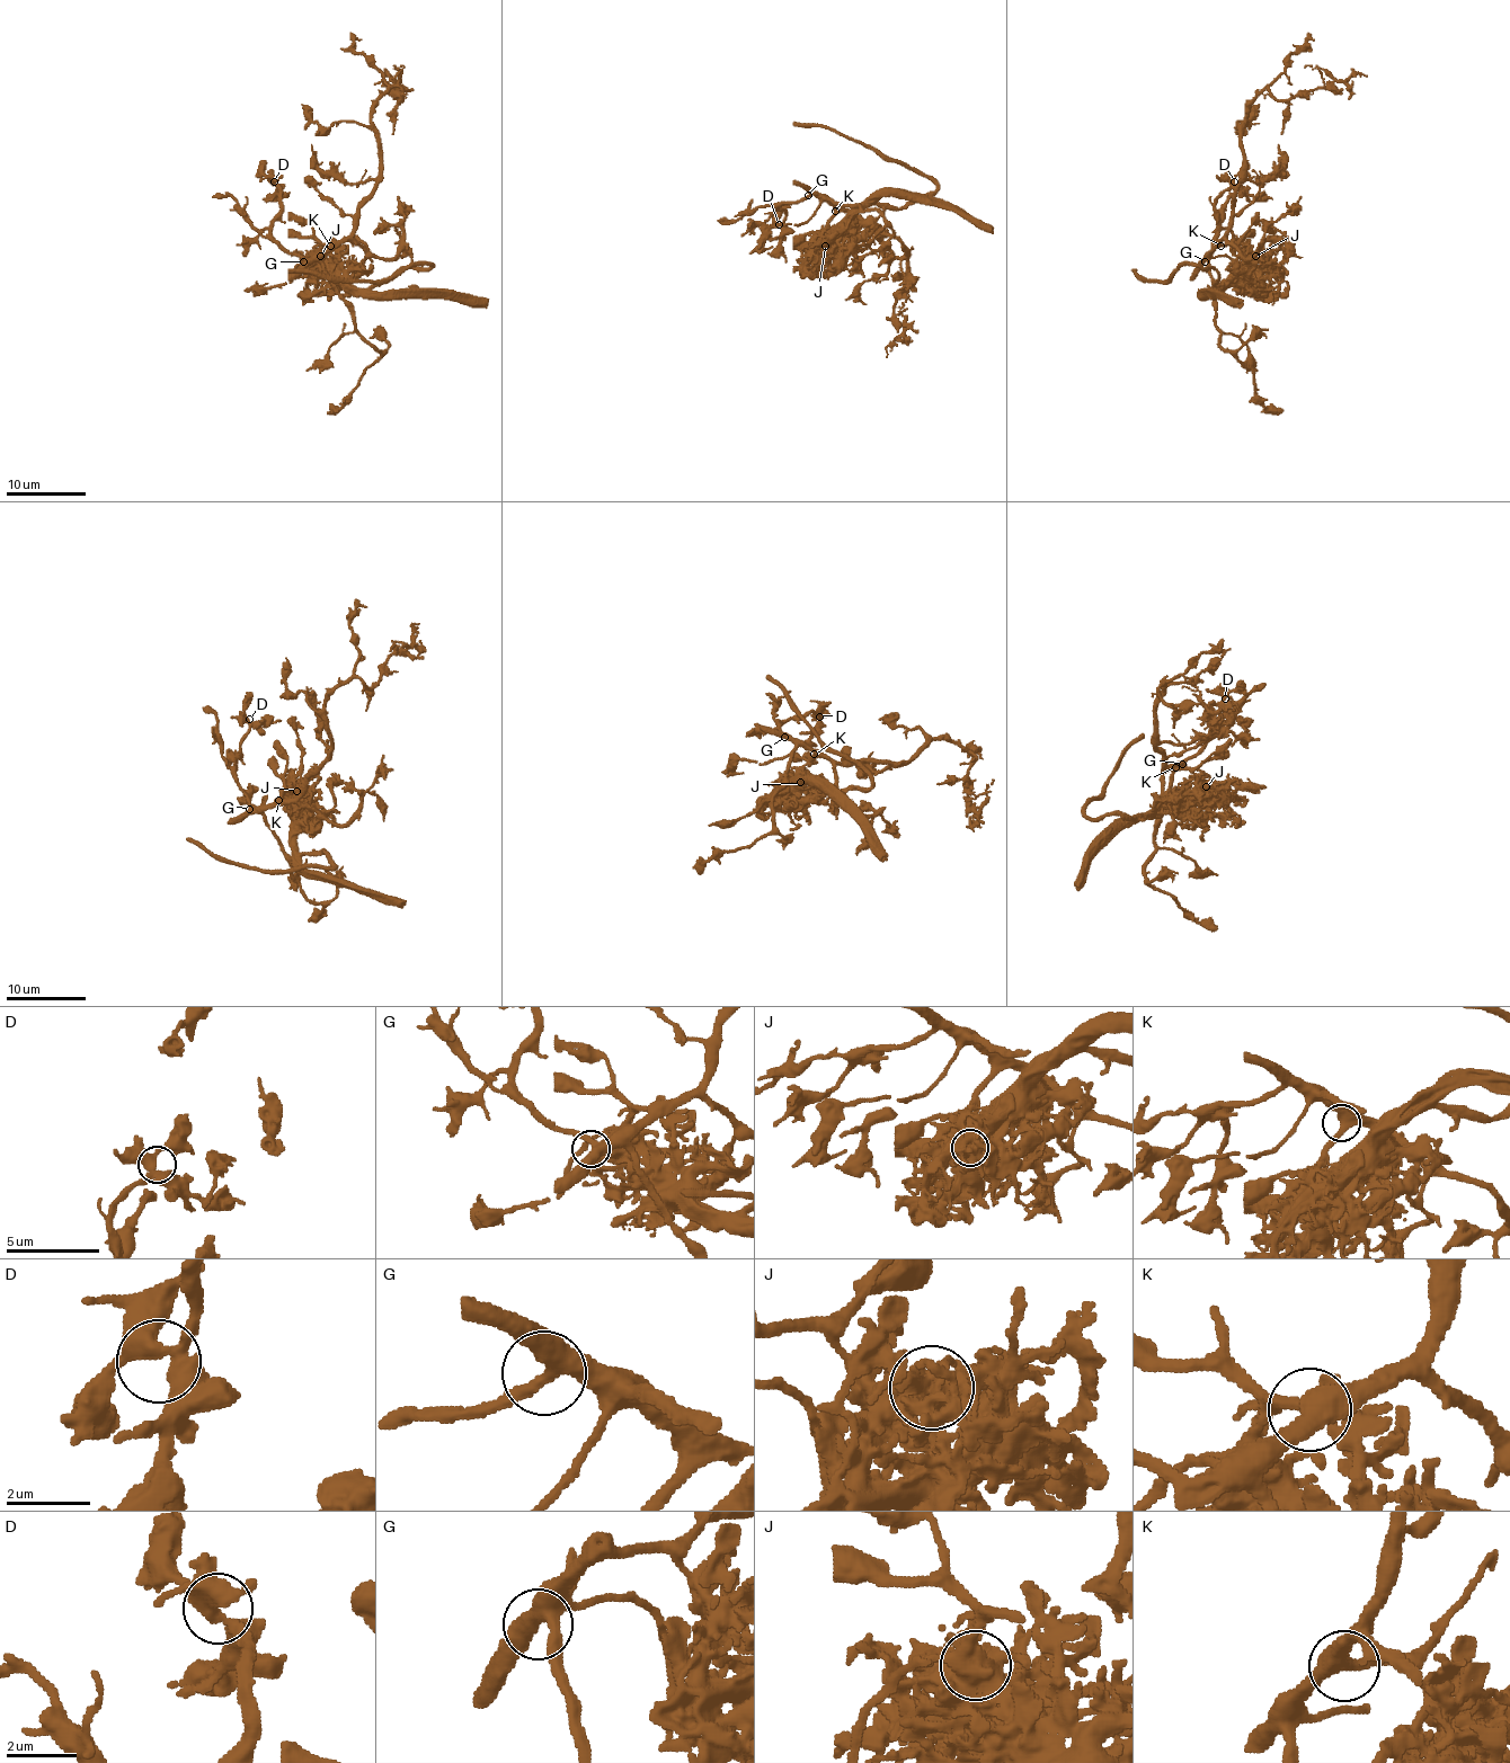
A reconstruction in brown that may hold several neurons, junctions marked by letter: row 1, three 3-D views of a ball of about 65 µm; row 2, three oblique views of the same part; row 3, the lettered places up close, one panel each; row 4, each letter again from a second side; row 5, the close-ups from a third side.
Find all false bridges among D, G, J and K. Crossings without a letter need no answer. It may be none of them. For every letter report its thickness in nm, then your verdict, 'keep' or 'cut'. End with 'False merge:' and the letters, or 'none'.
D: calibre 360 nm; keep
G: calibre 440 nm; keep
J: calibre 460 nm; cut
K: calibre 500 nm; keep
False merge: J

